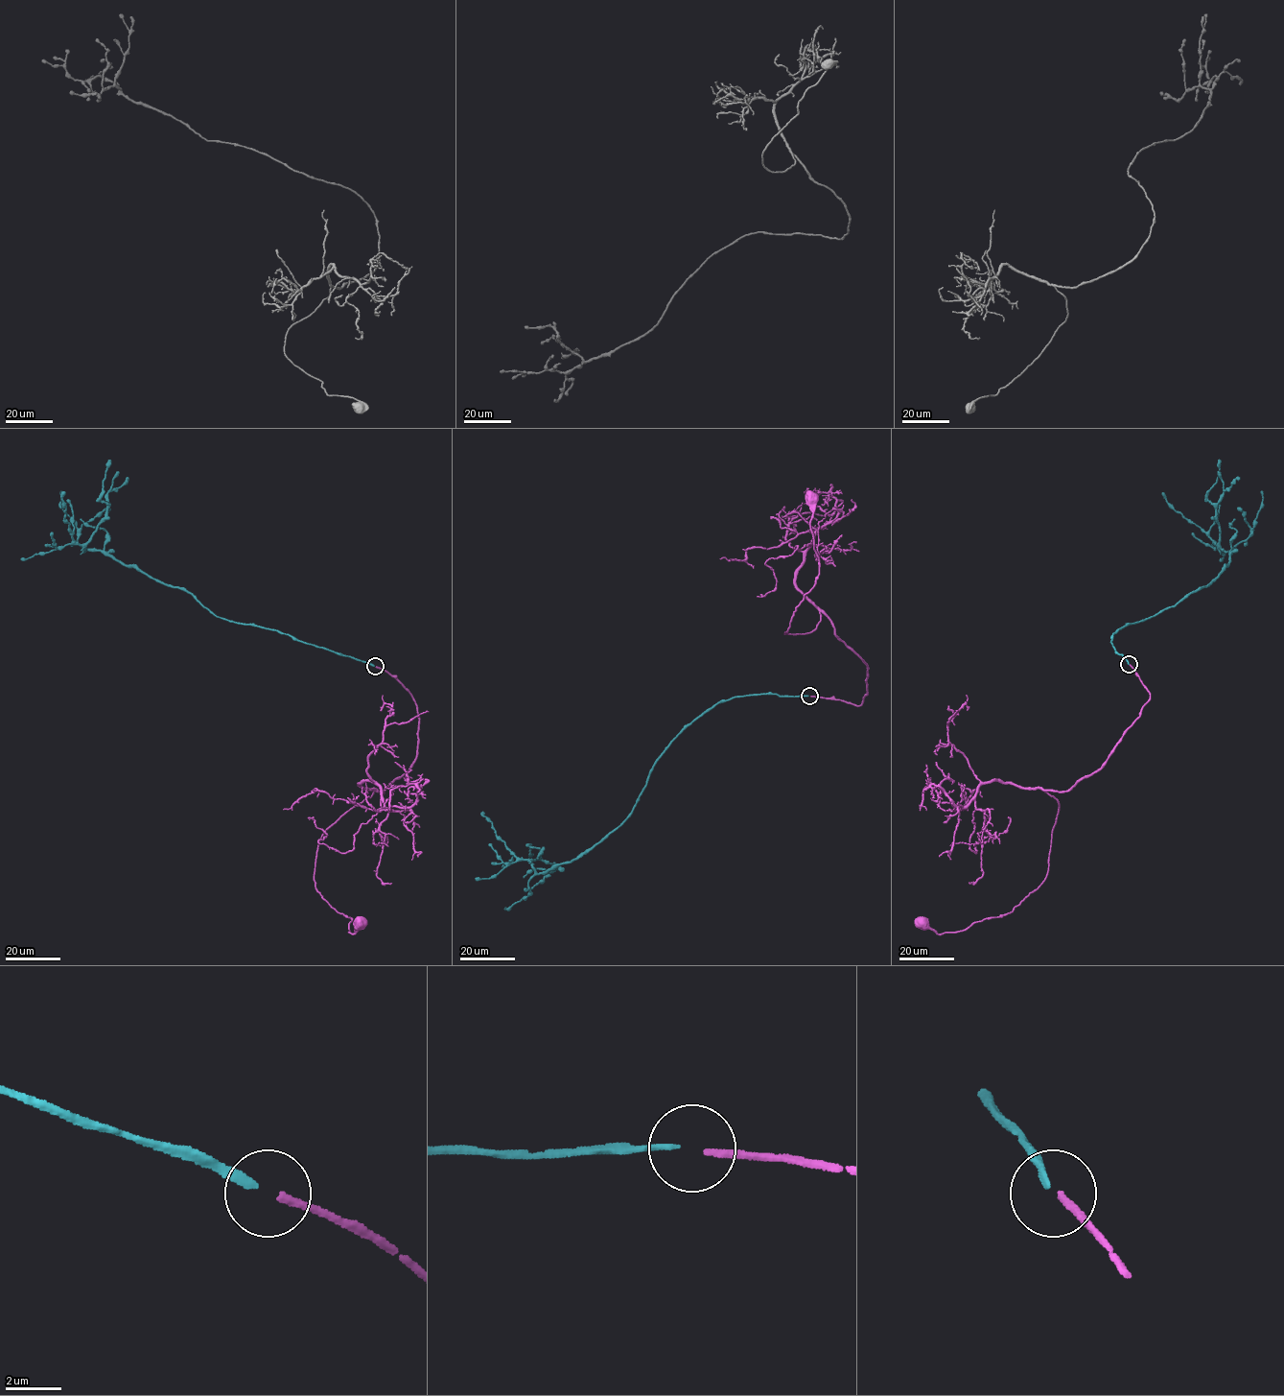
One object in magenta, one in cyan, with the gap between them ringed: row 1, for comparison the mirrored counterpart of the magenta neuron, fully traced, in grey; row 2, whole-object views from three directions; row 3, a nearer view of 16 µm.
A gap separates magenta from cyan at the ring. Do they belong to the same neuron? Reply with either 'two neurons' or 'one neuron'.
one neuron

